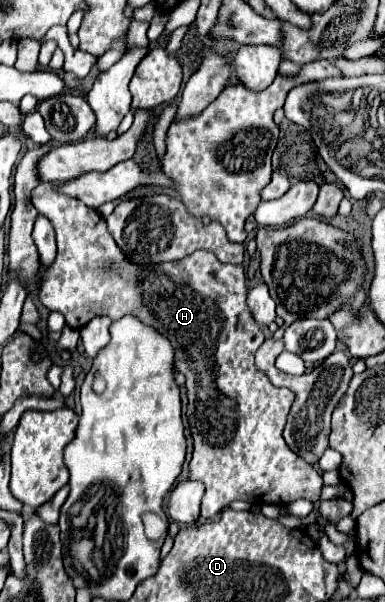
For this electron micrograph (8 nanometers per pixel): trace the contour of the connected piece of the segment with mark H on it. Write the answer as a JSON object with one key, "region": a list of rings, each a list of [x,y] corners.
{"region":[[[40,182],[32,190],[32,204],[52,222],[58,242],[56,262],[40,278],[40,302],[48,310],[60,312],[66,318],[66,324],[76,330],[86,326],[94,316],[120,320],[122,316],[132,314],[170,340],[174,348],[174,372],[184,374],[188,388],[186,416],[194,438],[190,478],[200,480],[206,486],[200,512],[202,520],[216,516],[232,500],[248,500],[258,506],[286,506],[298,498],[306,498],[316,504],[320,500],[322,476],[314,466],[296,456],[282,438],[288,406],[292,406],[292,392],[288,388],[272,386],[254,366],[254,352],[264,342],[264,334],[256,322],[252,322],[252,314],[246,306],[248,288],[244,268],[240,264],[222,264],[206,250],[198,250],[180,262],[134,264],[118,248],[114,238],[108,234],[106,220],[94,208],[88,208],[76,198],[54,192],[54,186],[54,182]]]}

